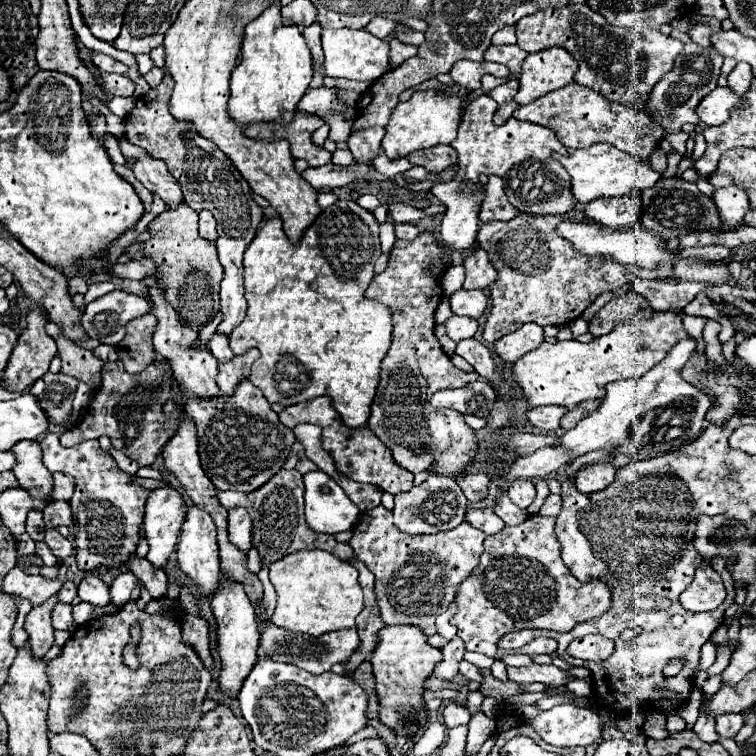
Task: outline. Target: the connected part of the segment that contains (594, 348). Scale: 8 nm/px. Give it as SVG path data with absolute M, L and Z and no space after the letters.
M678 311L654 313L650 319L632 319L630 323L618 323L614 331L604 337L596 337L590 343L558 341L542 343L538 349L526 353L514 363L514 377L524 391L524 399L530 407L538 405L562 405L566 409L588 399L602 399L604 387L618 379L640 377L646 369L654 367L664 355L680 341L688 337L682 327L682 315Z

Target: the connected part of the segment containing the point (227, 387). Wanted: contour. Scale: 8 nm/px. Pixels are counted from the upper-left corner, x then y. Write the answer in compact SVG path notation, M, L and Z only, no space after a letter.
M250 349L248 353L238 355L232 361L218 365L218 377L216 377L216 381L218 381L218 387L220 387L222 395L226 395L226 397L234 395L238 383L242 379L250 377L250 367L252 367L252 363L256 359L258 359L258 349Z

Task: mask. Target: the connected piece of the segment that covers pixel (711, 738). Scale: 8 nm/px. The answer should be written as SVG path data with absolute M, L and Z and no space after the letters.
M700 715L692 729L698 735L698 739L702 739L704 743L716 743L718 741L718 735L716 735L714 725L716 723L714 723L714 719L710 715Z

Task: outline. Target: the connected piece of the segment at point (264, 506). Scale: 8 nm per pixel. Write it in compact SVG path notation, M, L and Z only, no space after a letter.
M280 469L278 475L274 475L258 491L252 491L252 493L222 491L222 493L218 493L218 499L226 509L244 507L250 513L250 519L254 523L252 525L252 543L258 549L262 567L274 563L276 559L282 559L282 555L290 555L292 551L304 551L304 549L324 549L342 561L350 561L350 557L354 555L354 551L348 543L338 543L332 535L314 533L306 525L306 519L304 519L304 483L302 483L302 475L296 469L292 469L292 471Z

